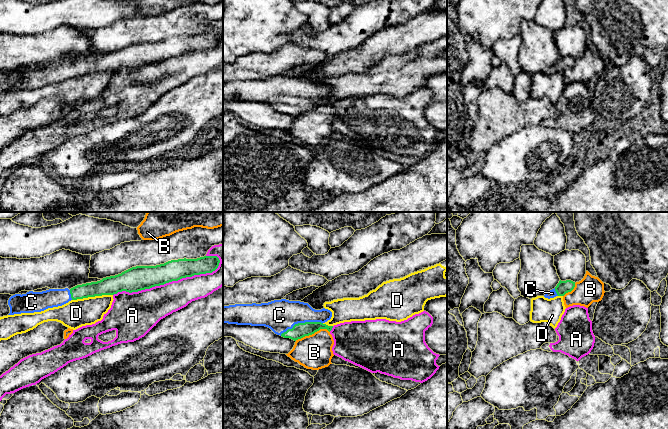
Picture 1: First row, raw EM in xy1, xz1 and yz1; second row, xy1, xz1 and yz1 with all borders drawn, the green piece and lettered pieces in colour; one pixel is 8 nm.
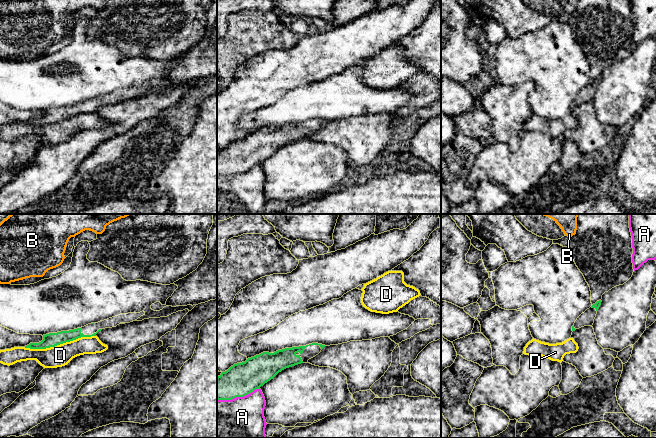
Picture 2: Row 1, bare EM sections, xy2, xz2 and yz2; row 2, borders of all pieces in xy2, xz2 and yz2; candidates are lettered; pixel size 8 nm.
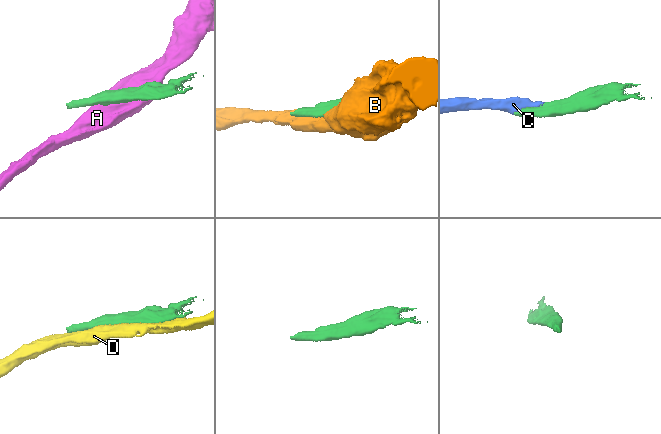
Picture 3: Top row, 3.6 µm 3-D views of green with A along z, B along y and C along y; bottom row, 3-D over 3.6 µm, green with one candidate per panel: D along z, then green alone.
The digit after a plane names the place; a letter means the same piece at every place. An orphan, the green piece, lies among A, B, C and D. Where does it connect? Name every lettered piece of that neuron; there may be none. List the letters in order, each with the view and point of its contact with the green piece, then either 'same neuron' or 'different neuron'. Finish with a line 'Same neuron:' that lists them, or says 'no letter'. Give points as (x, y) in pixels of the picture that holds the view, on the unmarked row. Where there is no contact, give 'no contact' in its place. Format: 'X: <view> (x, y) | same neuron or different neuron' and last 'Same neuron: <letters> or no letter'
A: xy1 (168, 58) | different neuron
B: xz1 (312, 109) | different neuron
C: xz1 (301, 99) | same neuron
D: xy2 (59, 120) | different neuron
Same neuron: C

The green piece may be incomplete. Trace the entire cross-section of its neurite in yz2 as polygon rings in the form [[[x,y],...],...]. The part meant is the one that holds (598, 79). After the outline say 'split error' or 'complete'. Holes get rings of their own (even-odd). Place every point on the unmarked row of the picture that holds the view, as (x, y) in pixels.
[[[601,76],[597,77],[589,85],[582,89],[572,102],[572,107],[575,107],[576,105],[584,102],[592,102],[601,78]]]; split error

